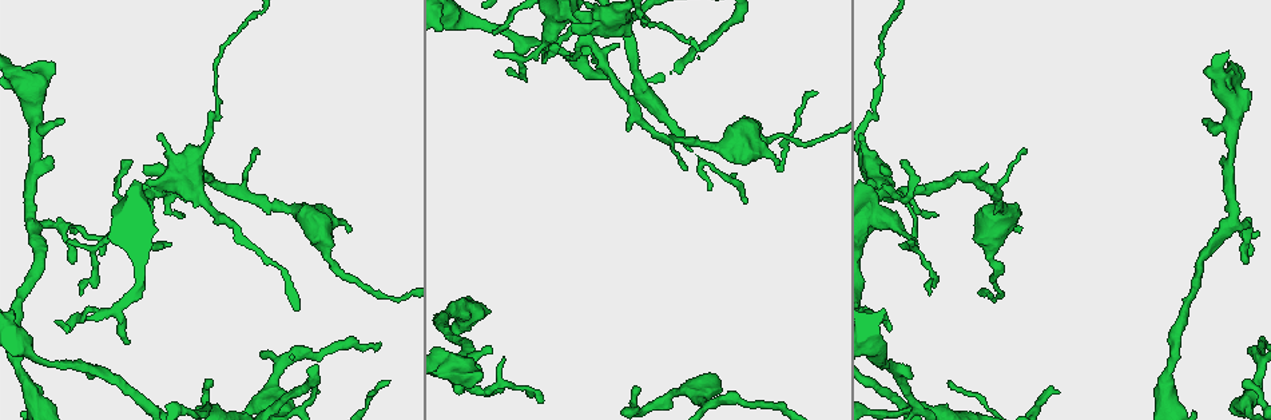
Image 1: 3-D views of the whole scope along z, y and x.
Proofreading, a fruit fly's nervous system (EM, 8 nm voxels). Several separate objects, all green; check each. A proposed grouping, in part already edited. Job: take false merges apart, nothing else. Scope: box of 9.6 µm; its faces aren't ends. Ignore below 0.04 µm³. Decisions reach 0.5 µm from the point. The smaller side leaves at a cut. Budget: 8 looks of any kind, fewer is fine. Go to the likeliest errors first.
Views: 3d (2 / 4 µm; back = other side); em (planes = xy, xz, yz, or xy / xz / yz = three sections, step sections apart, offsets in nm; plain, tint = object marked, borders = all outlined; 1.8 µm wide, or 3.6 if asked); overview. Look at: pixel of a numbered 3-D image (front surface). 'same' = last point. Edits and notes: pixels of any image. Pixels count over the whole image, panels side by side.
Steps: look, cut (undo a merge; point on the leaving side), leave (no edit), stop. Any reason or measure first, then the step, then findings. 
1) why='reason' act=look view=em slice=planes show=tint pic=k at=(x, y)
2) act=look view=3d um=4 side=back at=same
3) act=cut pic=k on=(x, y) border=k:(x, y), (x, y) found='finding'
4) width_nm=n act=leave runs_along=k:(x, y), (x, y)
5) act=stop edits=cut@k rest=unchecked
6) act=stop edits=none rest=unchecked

why='four or more arms meet' act=look view=3d um=2 pic=1 at=(155, 193)

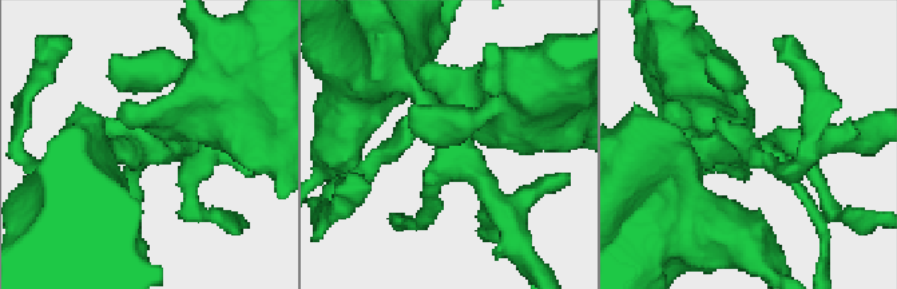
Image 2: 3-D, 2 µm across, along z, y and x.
why='need the tissue' act=look view=em slice=planes show=tint pic=2 at=(727, 141)

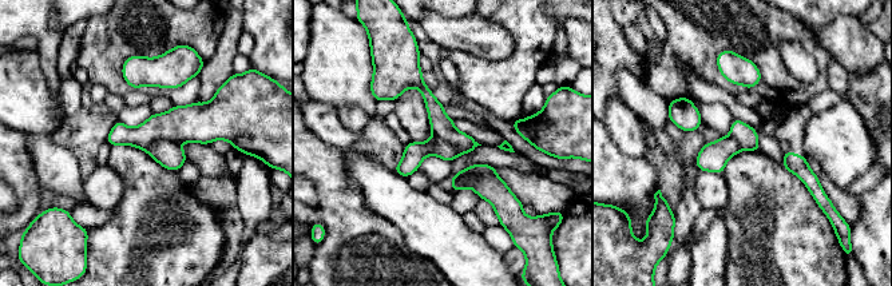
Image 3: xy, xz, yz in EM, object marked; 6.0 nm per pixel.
act=cut pic=3 on=(197, 122) border=3:(178, 142), (158, 139), (145, 150) found='a second neuron is stuck on'

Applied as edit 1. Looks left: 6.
why='a fork' act=look view=3d um=4 pic=1 at=(1234, 221)

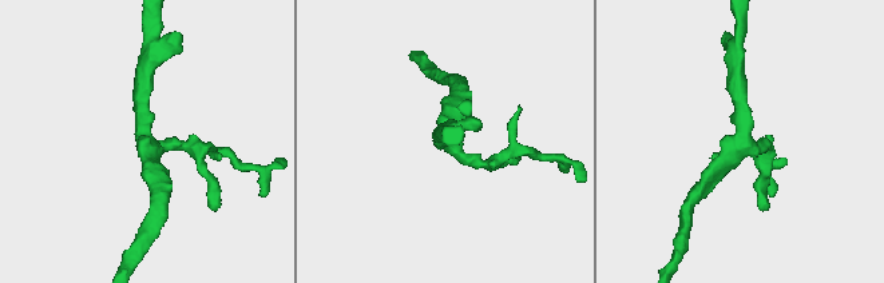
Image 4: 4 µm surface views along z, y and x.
arms=3 arm_widths_nm=170,220,240 act=look view=em slice=xy step=4 show=tint pic=4 at=(743, 142)

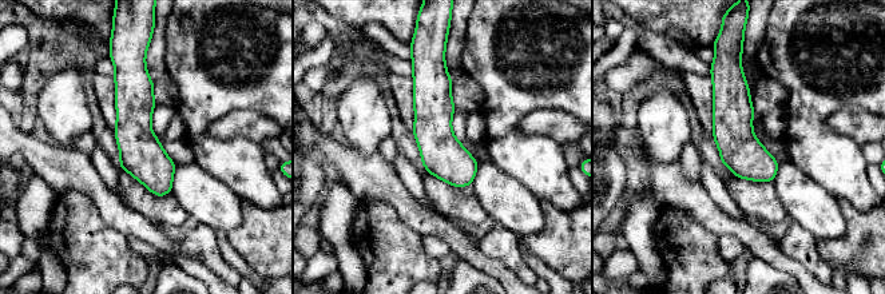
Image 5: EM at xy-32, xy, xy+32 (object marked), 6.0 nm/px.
act=look view=em slice=yz step=16 show=tint at=same

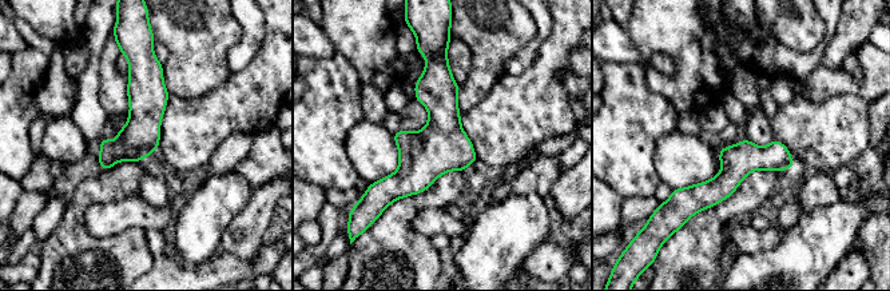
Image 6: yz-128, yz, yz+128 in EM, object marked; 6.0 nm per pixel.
act=leave found='continuous, no second neuron'

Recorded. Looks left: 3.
why='thick turns thin' act=look view=3d um=2 side=back pic=1 at=(762, 136)

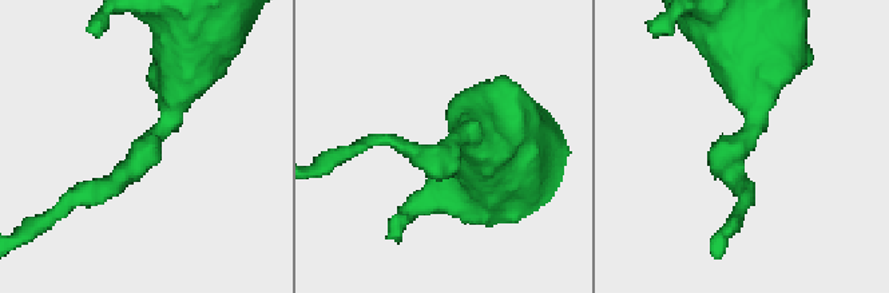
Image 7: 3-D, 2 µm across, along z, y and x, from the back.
why='now the EM' act=look view=em um=3.6 slice=planes show=tint pic=7 at=(153, 138)

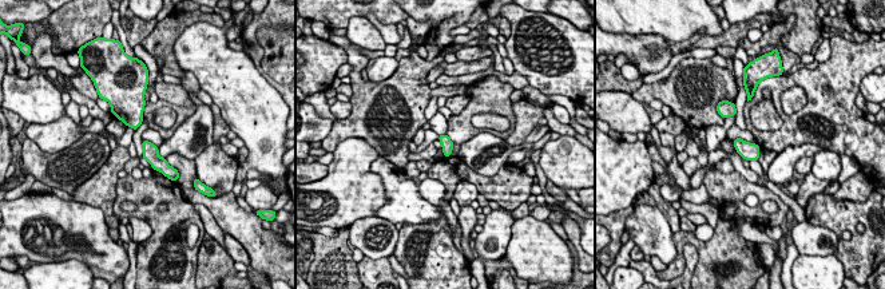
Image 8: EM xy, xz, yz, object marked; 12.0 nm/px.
width_nm=140 act=leave found='continuous, no second neuron'

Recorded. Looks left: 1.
act=stop edits=cut@3 rest=unchecked

